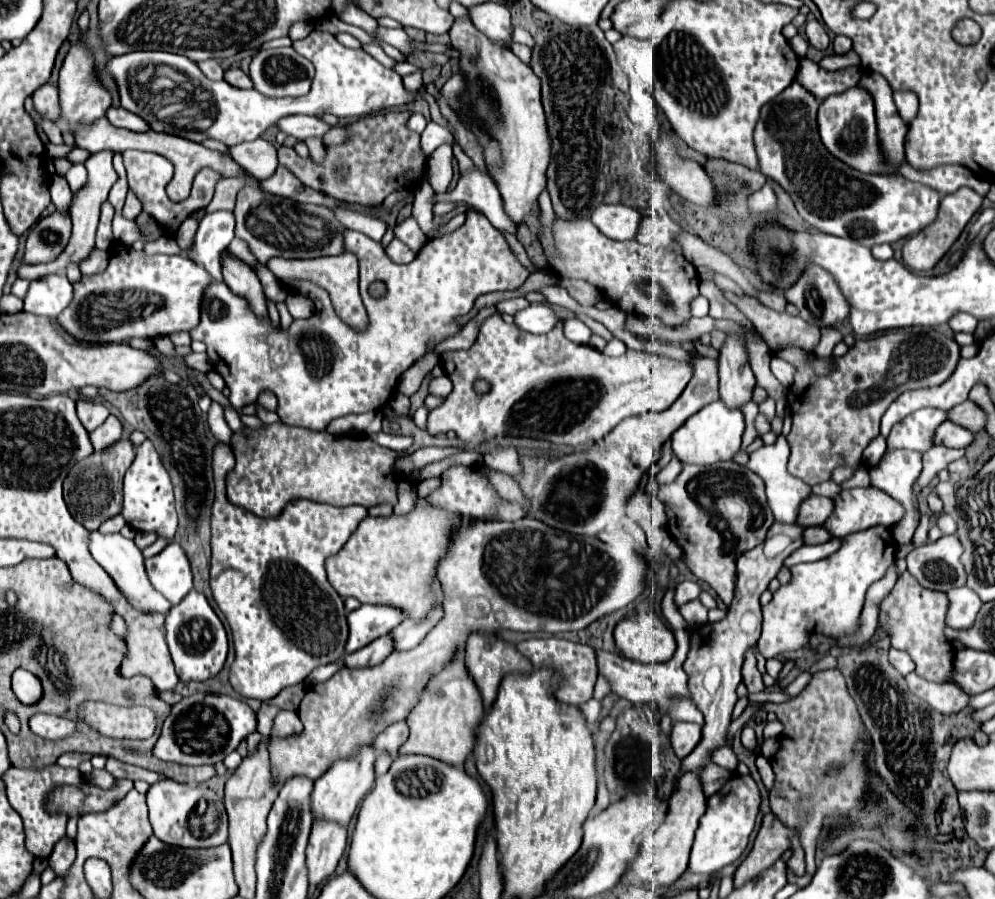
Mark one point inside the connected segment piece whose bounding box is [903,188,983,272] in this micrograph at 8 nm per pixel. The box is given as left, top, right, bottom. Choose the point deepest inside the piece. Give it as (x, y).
(922, 251)

